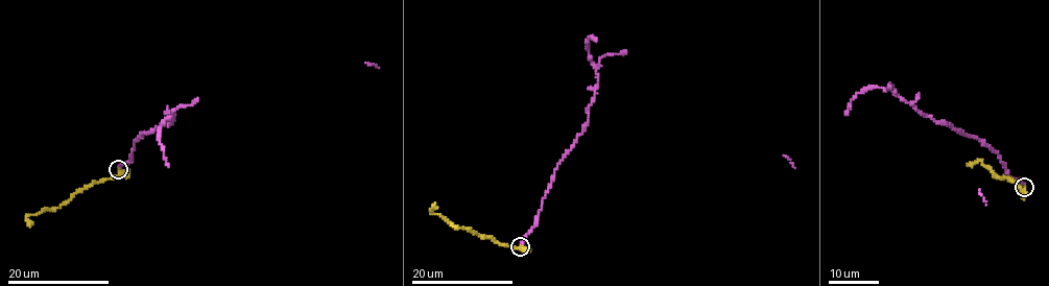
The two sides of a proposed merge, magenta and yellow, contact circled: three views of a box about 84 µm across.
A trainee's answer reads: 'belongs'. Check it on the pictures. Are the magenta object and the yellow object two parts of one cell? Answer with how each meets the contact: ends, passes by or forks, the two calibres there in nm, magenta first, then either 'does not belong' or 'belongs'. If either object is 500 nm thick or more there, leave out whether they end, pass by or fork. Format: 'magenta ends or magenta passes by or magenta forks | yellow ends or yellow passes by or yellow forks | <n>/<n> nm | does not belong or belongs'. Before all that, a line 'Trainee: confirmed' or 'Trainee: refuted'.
Trainee: refuted
magenta ends | yellow ends | 180/170 nm | does not belong

